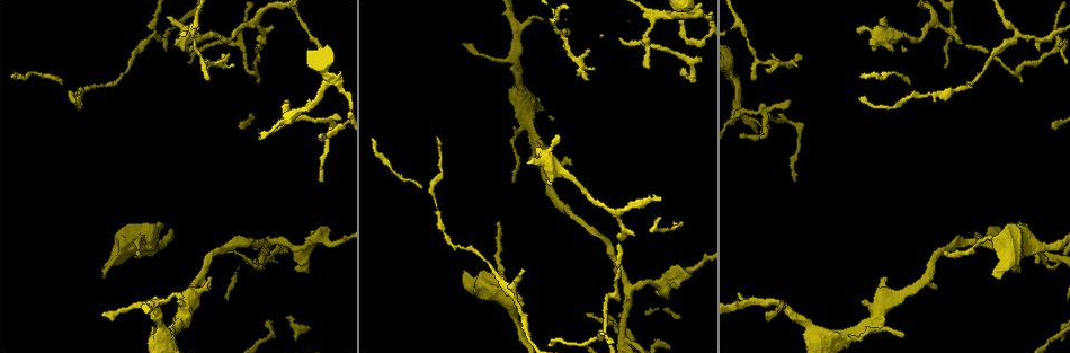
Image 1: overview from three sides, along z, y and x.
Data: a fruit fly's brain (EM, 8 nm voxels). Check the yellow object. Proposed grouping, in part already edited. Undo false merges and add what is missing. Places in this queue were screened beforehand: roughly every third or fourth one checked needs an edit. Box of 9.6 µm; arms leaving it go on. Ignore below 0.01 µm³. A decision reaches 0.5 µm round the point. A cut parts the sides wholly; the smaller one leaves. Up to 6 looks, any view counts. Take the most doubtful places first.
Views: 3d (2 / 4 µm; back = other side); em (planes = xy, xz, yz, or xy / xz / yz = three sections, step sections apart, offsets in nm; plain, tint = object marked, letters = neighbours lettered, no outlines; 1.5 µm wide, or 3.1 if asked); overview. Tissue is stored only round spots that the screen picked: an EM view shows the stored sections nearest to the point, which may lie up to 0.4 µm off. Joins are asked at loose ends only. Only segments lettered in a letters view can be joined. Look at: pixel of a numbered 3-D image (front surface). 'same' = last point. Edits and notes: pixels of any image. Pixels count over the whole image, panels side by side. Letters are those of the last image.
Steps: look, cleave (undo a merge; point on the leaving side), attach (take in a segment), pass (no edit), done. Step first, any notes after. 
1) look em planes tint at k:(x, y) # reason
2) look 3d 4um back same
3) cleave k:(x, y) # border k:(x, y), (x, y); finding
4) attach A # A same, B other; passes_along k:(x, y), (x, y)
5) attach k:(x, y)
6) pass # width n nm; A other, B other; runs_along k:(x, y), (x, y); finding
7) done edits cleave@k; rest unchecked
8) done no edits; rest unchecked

look 3d 4um at 1:(767, 118) # sharp bend

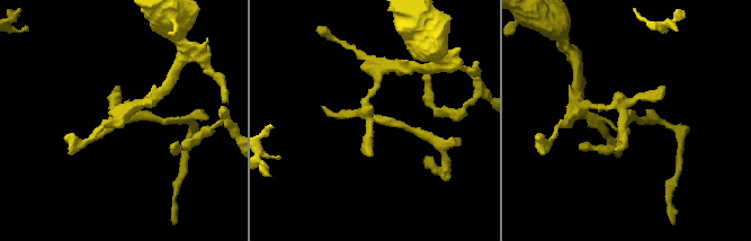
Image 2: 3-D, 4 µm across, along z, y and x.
look em yz step 8 tint at 2:(626, 117)

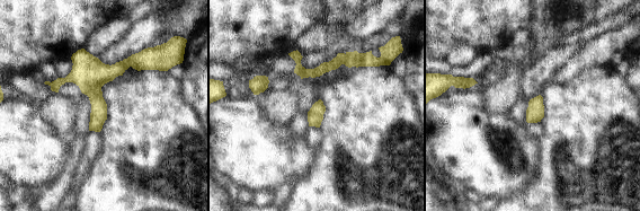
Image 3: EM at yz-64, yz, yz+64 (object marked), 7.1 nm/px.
look em yz step 8 letters same

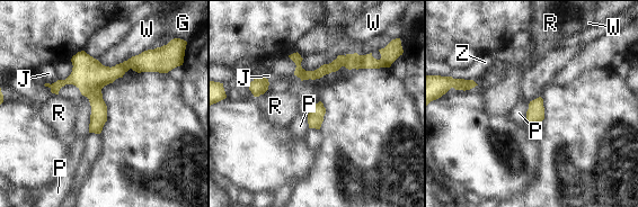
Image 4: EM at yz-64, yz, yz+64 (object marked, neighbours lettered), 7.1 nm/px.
pass # longest_contact W 380 nm; G other, J other, P other, R other, W other, Z other; border 4:(530, 102), (526, 109), (525, 123); one cell here

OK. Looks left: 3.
look 3d 4um back at 1:(103, 277) # an open end

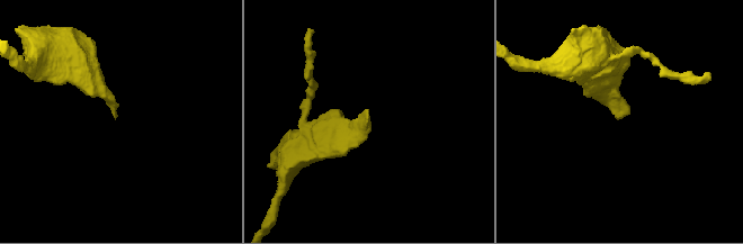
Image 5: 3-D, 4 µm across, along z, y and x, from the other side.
look em planes letters at 5:(367, 114)

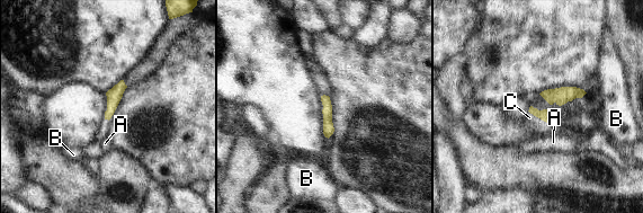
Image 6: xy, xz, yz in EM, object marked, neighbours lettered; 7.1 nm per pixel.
attach C # A other, B other, C same; passes_along 6:(544, 115), (539, 117), (538, 127); the cell continues

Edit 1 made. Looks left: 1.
done edits attach@6; rest unchecked

